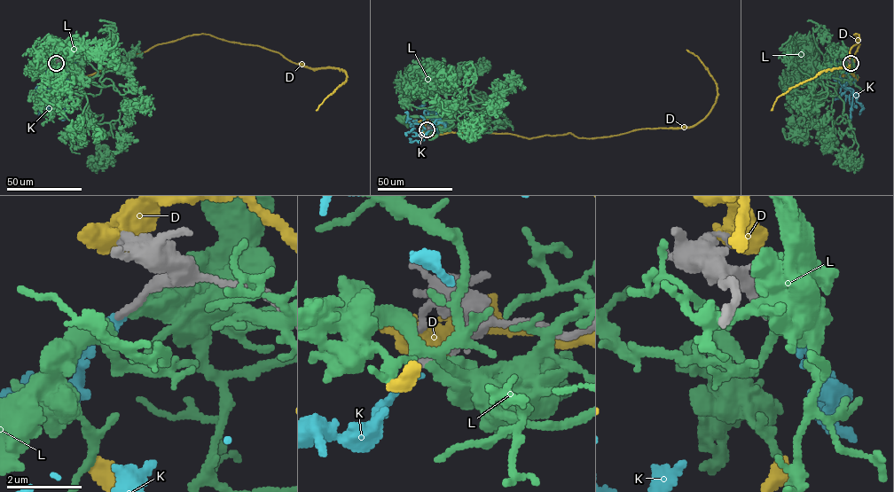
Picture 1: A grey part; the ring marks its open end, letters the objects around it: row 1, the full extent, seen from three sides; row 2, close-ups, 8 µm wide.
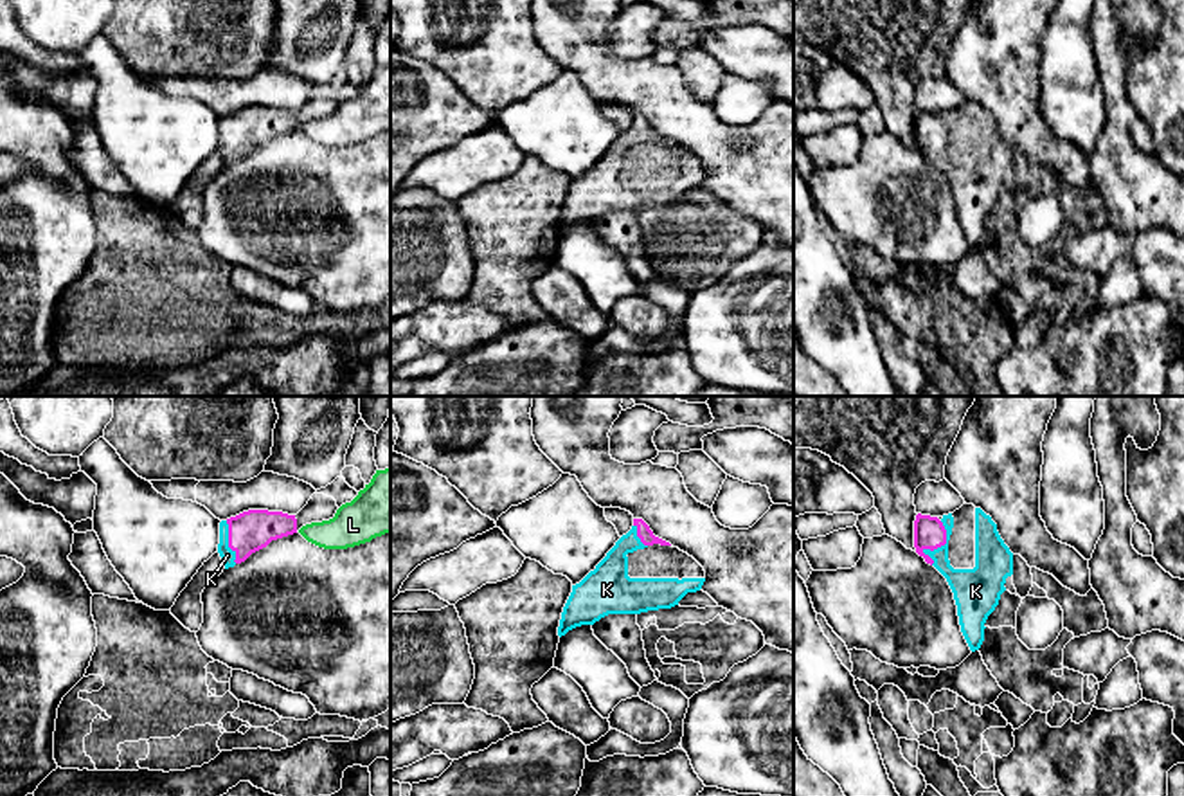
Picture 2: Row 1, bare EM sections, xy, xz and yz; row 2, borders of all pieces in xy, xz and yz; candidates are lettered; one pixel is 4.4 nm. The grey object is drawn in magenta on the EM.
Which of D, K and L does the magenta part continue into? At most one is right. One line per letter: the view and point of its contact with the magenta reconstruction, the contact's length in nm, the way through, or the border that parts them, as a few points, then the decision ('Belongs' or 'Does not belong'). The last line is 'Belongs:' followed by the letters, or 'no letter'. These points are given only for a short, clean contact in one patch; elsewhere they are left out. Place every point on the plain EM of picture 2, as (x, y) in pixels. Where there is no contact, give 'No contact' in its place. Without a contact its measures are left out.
D: No contact. Does not belong
K: Touches magenta at yz (938, 143). Shared border 200 nm. Path across: yz (929, 130), (938, 143), (941, 161), (974, 186). Belongs
L: No contact. Does not belong
Belongs: K

